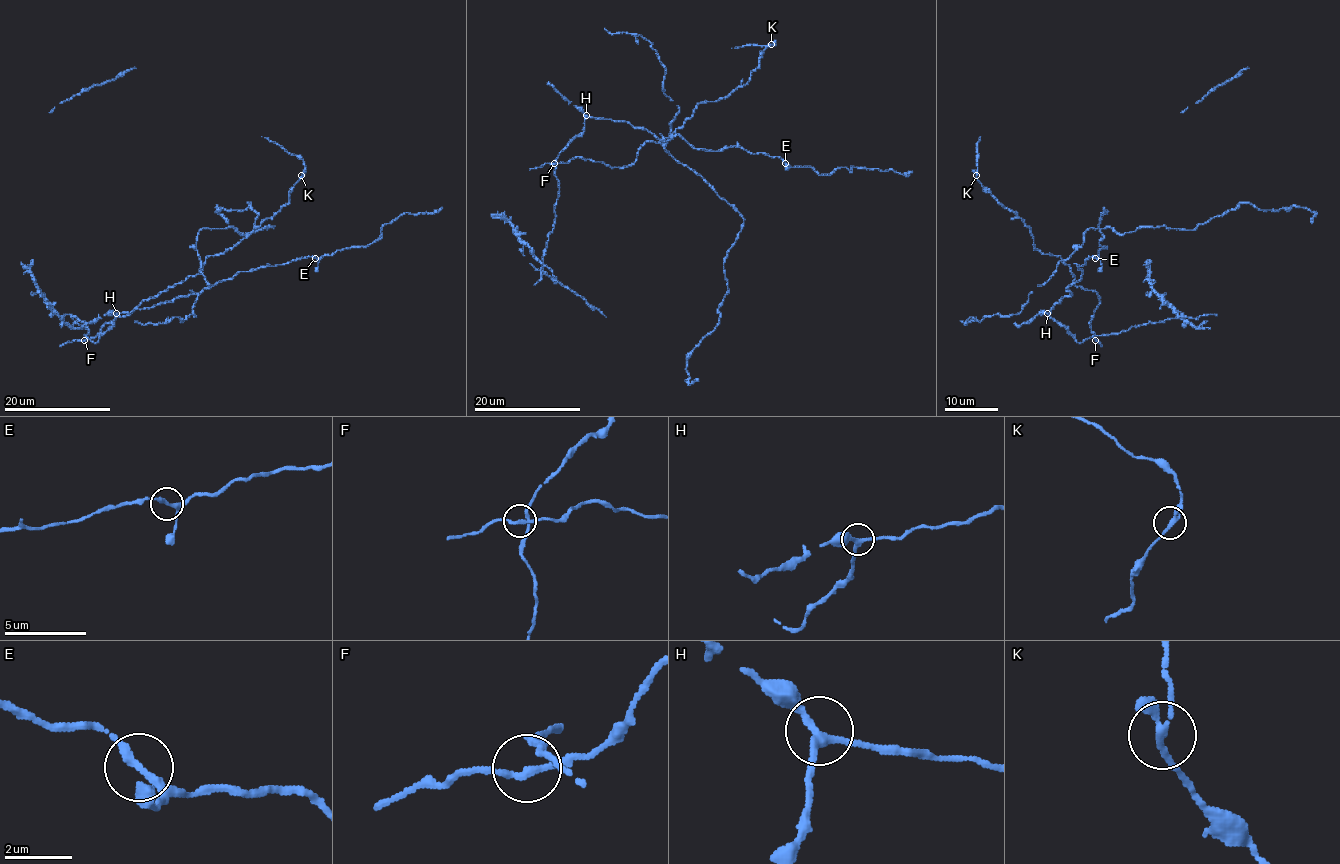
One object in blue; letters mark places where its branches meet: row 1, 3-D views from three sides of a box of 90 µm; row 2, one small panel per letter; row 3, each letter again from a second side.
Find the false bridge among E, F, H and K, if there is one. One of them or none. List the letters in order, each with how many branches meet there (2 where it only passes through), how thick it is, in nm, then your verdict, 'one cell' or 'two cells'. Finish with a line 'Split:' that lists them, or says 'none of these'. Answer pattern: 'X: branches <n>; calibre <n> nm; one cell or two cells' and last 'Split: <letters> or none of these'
E: branches 3; calibre 200 nm; one cell
F: branches 3; calibre 170 nm; one cell
H: branches 3; calibre 240 nm; one cell
K: branches 3; calibre 200 nm; one cell
Split: none of these

